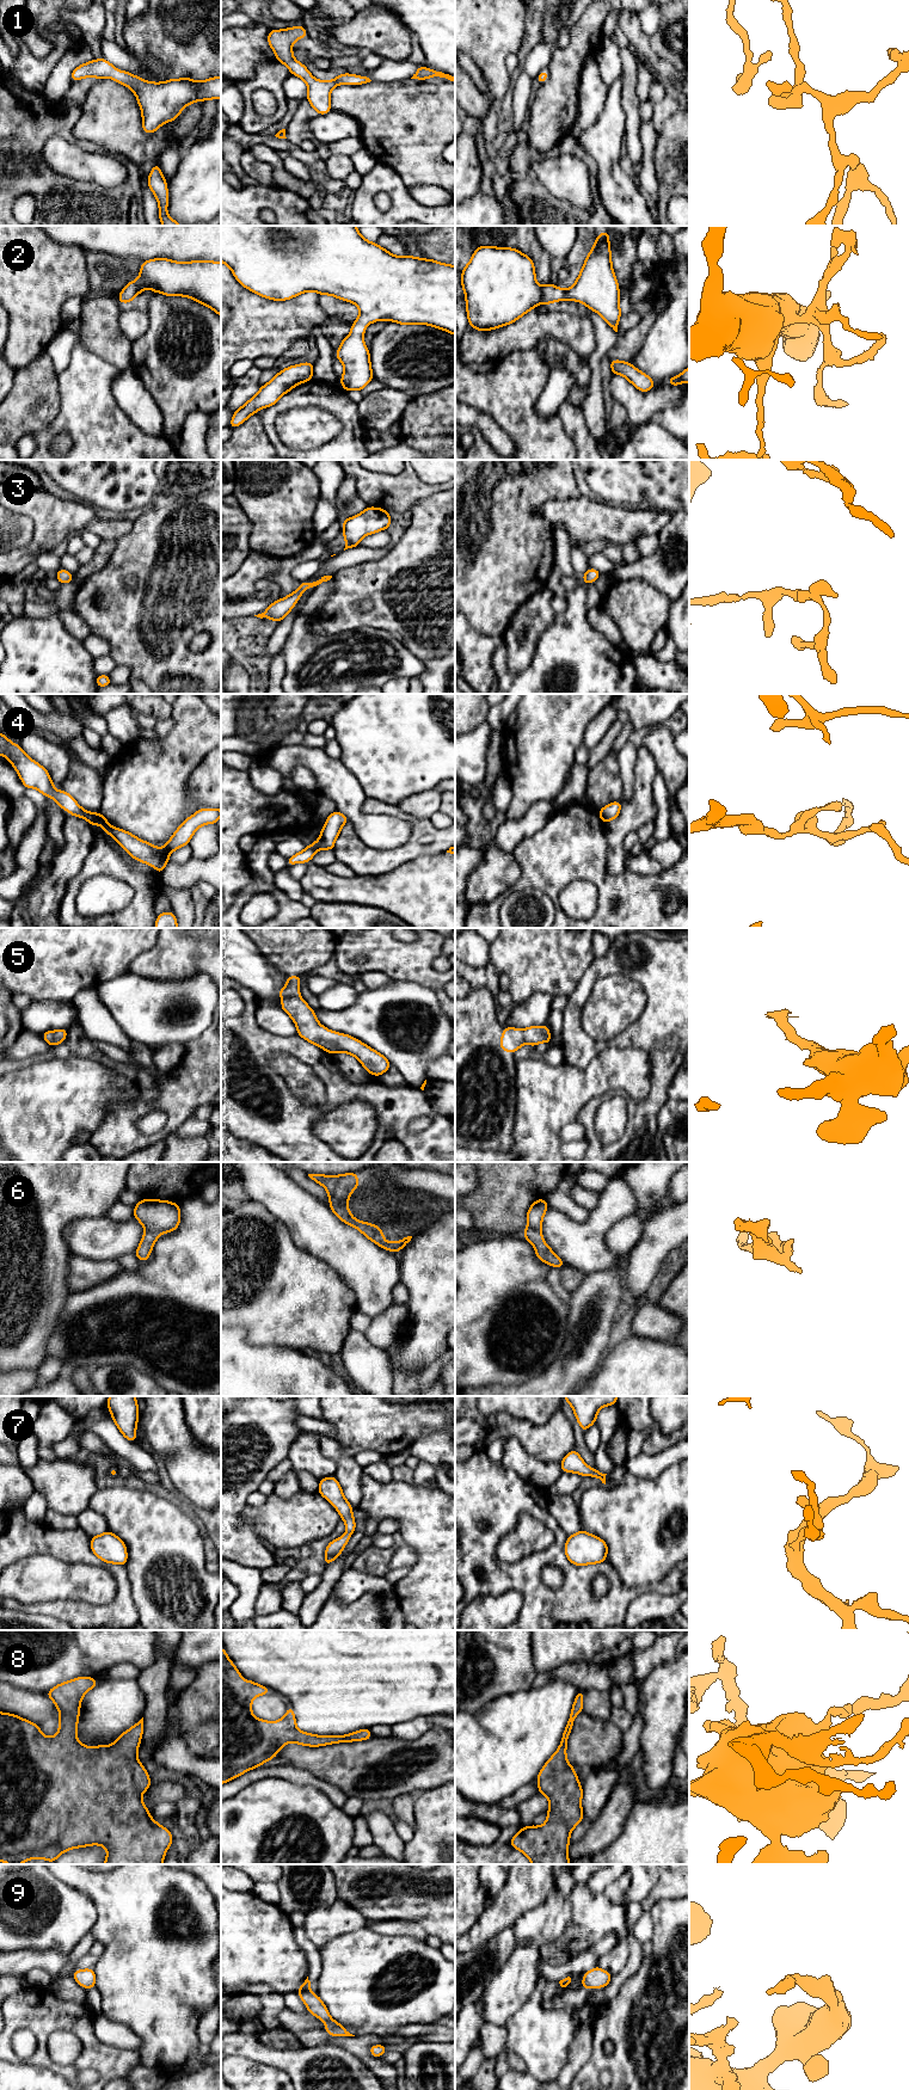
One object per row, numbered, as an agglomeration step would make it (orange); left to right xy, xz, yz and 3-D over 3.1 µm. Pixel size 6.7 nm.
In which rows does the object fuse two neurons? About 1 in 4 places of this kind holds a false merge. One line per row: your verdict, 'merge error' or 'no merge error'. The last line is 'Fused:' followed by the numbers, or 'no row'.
1: no merge error
2: no merge error
3: no merge error
4: no merge error
5: no merge error
6: no merge error
7: no merge error
8: no merge error
9: no merge error
Fused: no row

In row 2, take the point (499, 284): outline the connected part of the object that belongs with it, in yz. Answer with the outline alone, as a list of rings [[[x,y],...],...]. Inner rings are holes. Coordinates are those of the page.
[[[609,232],[597,234],[581,273],[569,289],[548,283],[543,288],[536,282],[534,262],[516,248],[478,246],[469,263],[462,269],[462,289],[466,296],[468,324],[478,331],[490,331],[510,325],[540,303],[572,300],[584,303],[598,313],[618,332],[621,318],[619,284],[612,266]]]

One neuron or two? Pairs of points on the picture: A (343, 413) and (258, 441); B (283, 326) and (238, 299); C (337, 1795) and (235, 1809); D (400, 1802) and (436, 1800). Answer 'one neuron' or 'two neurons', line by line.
A: two neurons
B: one neuron
C: two neurons
D: two neurons

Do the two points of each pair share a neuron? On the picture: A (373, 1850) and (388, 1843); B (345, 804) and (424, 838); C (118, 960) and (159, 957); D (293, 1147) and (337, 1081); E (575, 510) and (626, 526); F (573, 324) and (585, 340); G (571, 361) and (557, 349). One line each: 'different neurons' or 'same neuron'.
A: different neurons
B: different neurons
C: different neurons
D: same neuron
E: same neuron
F: same neuron
G: same neuron

